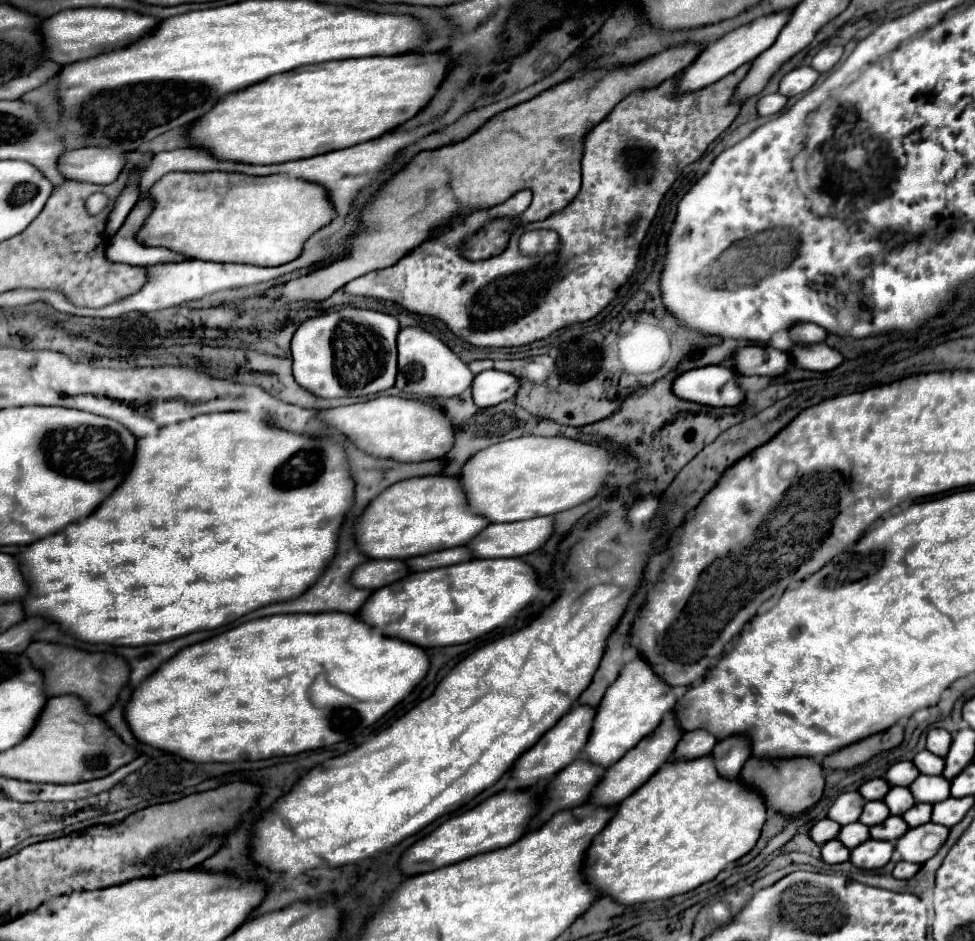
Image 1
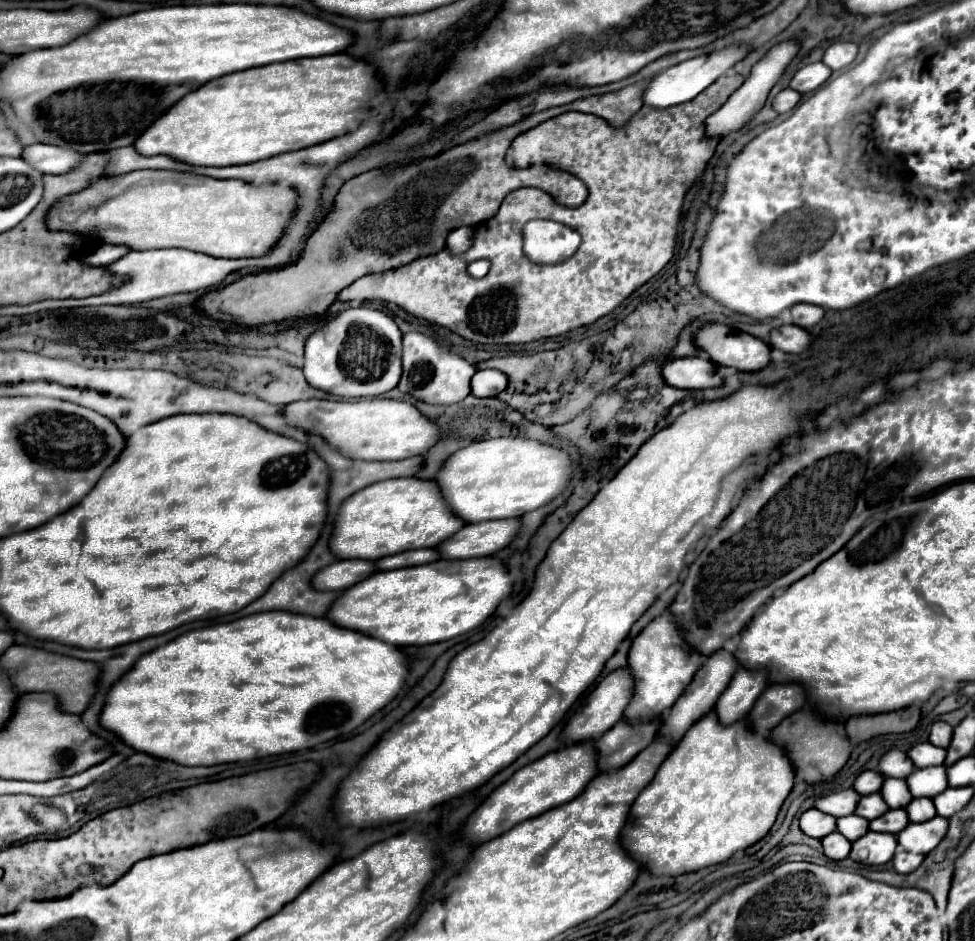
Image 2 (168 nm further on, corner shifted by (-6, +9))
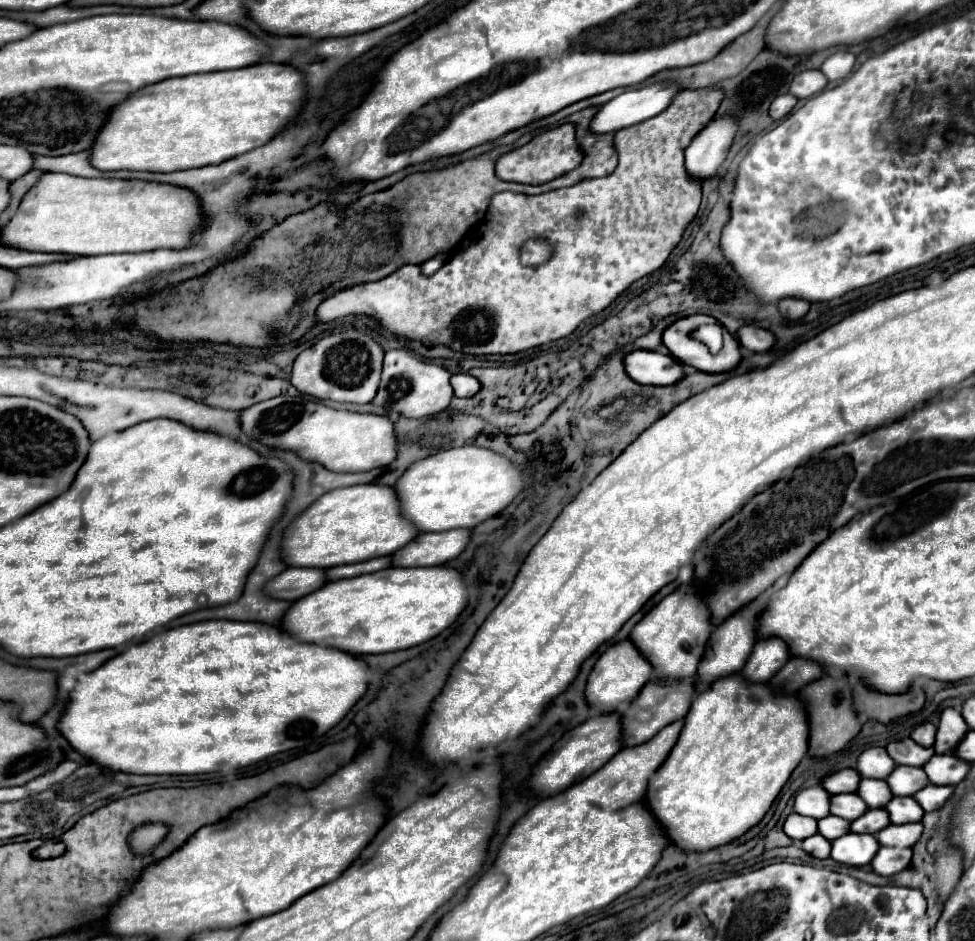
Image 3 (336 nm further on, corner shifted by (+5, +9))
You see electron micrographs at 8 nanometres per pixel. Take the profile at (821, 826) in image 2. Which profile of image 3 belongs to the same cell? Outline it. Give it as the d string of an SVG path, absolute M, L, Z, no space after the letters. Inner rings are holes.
M789 814L789 818L783 824L783 830L789 838L793 840L805 840L809 836L813 836L817 832L817 820L815 818L807 818L801 814Z

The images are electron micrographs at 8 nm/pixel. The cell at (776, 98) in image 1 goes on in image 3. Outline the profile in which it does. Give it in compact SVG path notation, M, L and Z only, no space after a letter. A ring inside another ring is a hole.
M783 94L783 96L775 98L775 102L771 104L771 108L769 108L769 116L771 116L773 120L783 120L785 116L789 116L789 114L793 112L795 104L797 104L797 98L795 98L795 96L791 96L791 94Z

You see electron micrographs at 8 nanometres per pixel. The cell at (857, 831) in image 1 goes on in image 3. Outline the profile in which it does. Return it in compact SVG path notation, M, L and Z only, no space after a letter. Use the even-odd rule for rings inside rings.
M829 814L819 820L819 834L825 836L827 840L835 840L847 832L849 832L849 820L845 820L845 818Z

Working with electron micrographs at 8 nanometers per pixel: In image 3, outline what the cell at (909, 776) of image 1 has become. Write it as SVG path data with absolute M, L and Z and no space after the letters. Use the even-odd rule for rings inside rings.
M867 748L859 754L855 770L861 772L881 772L883 776L861 776L861 778L887 778L891 770L895 768L895 762L887 754L885 748Z

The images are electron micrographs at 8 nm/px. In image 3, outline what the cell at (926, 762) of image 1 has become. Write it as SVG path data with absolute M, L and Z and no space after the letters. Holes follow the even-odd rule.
M903 738L903 740L895 740L887 744L887 752L889 756L897 762L897 764L907 764L907 766L923 766L933 754L933 748L925 748L919 746L917 742L913 742L911 738Z

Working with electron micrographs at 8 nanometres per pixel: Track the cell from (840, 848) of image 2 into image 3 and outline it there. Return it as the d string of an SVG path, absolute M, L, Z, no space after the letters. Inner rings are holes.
M813 834L811 838L803 840L803 850L815 858L829 858L831 842L827 838L823 838L821 834Z

